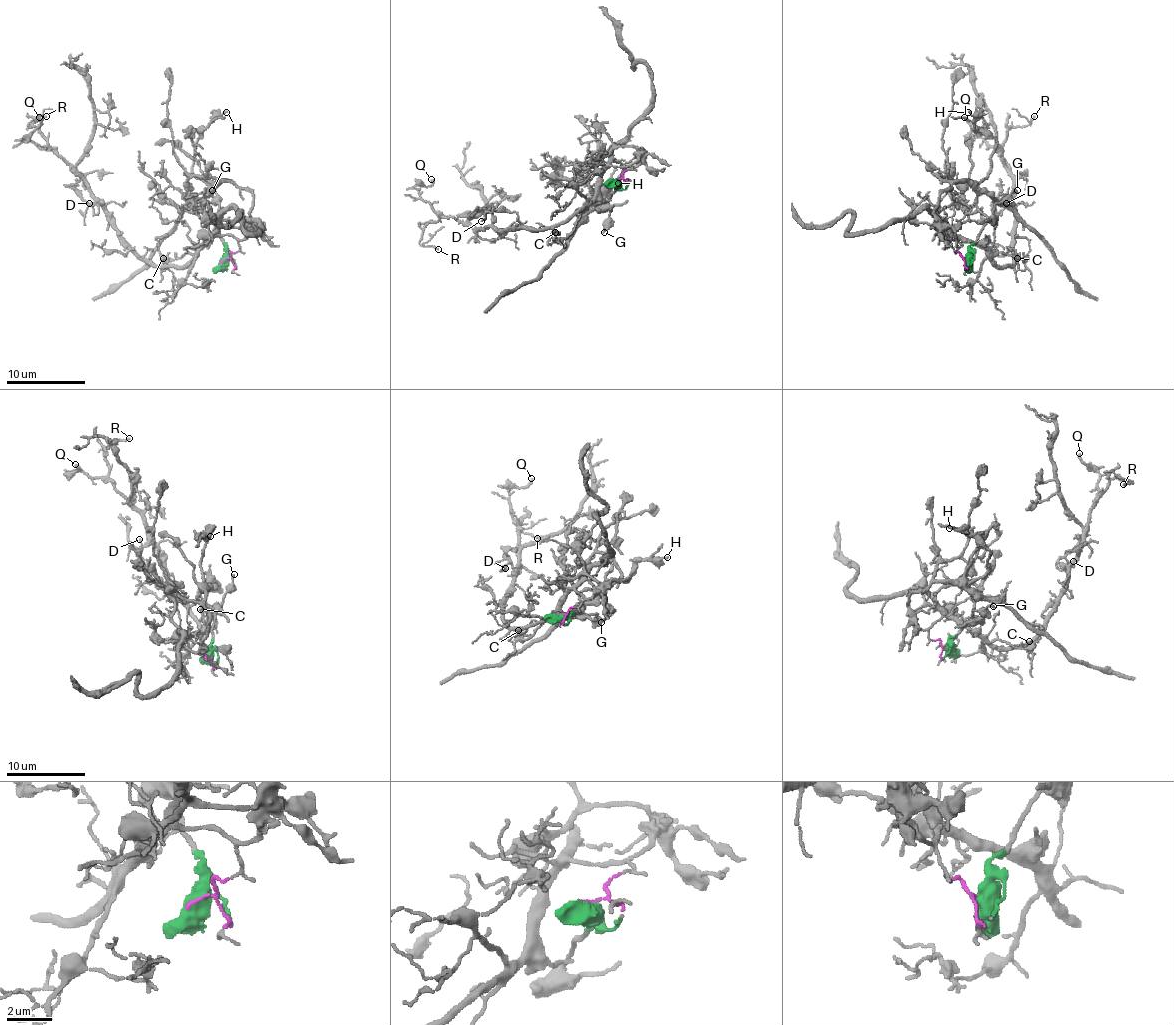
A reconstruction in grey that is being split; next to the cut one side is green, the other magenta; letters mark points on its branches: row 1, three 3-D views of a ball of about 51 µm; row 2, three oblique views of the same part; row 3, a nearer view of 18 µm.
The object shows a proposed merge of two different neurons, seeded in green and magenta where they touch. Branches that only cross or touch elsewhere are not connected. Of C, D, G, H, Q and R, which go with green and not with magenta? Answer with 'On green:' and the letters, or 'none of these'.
On green: G, H

